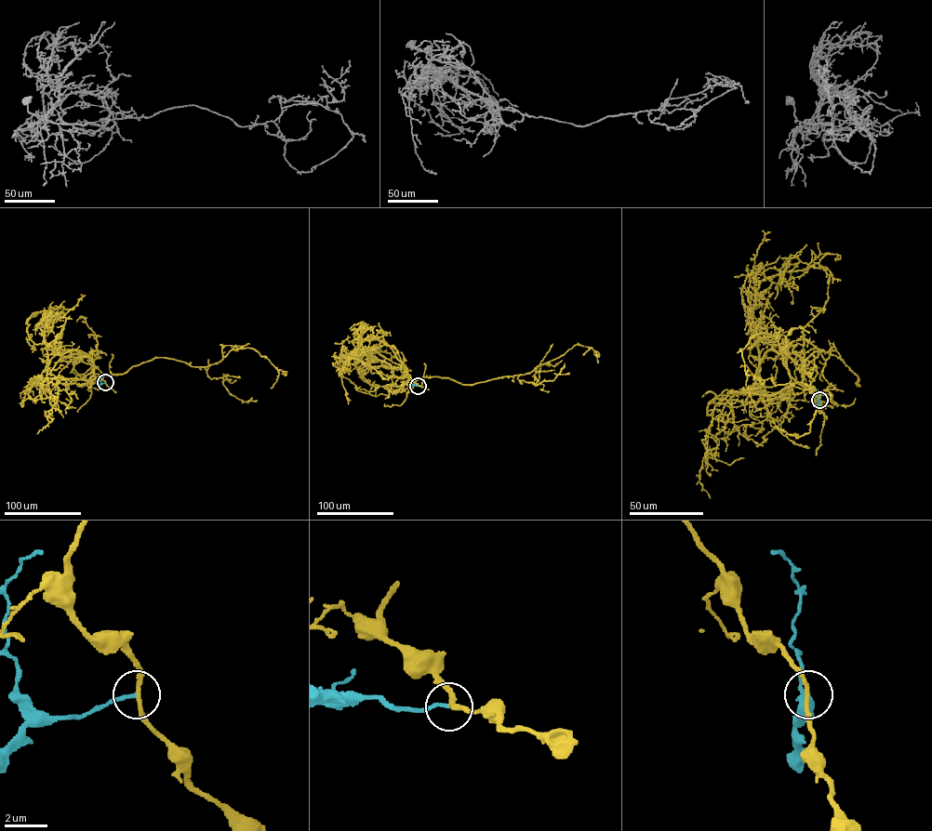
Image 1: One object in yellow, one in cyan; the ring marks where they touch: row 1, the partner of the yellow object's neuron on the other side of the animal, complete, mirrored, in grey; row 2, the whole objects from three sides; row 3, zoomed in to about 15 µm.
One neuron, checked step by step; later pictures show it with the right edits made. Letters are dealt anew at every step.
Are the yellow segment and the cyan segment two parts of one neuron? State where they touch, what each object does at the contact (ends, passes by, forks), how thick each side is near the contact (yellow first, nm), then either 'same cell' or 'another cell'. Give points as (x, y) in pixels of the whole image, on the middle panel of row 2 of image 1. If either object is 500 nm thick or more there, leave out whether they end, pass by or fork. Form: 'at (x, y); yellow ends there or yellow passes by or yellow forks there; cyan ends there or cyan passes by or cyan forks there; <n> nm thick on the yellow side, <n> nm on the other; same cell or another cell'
at (418, 386); yellow passes by; cyan ends there; 180 nm thick on the yellow side, 170 nm on the other; another cell

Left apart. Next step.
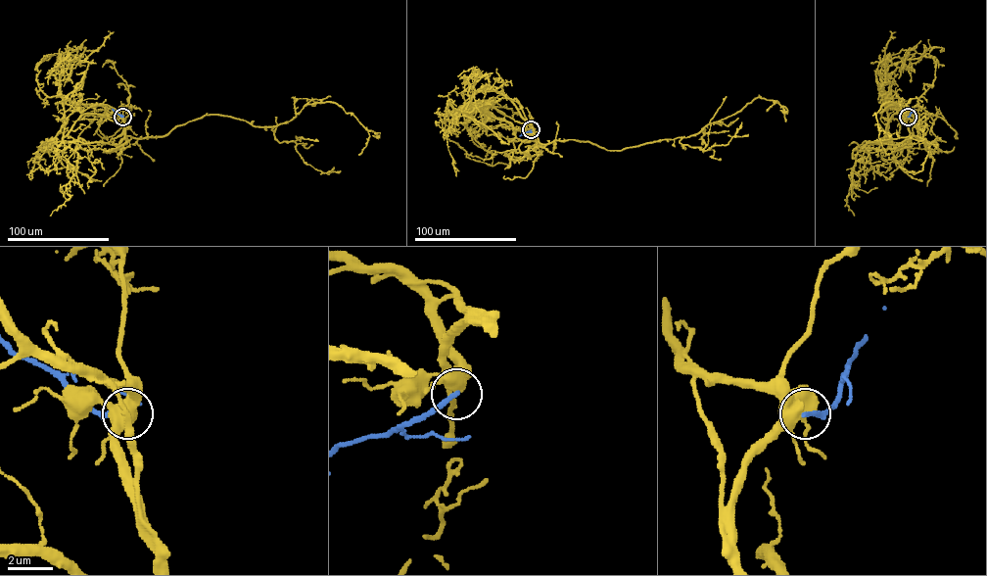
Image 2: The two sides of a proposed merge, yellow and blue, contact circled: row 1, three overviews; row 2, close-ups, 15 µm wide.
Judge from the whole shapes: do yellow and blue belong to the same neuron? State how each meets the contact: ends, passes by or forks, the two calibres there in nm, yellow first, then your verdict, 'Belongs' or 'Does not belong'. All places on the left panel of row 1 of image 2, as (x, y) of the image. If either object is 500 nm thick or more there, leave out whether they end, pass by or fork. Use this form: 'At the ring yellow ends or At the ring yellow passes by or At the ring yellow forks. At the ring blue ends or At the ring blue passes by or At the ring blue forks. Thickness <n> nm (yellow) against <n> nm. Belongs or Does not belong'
At the ring yellow forks. At the ring blue ends. Thickness 400 nm (yellow) against 200 nm. Does not belong

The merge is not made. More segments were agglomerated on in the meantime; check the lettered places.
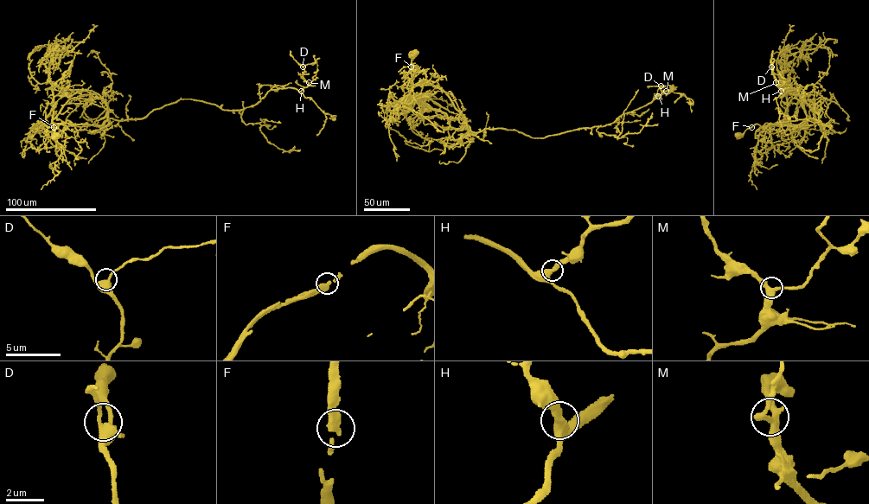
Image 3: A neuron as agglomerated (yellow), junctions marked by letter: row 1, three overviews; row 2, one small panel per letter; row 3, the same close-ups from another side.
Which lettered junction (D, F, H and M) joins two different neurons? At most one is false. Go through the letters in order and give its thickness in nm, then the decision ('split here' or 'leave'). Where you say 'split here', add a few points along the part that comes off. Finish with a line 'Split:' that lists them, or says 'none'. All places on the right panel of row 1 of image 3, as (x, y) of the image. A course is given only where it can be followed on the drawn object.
D: 400 nm | leave
F: 400 nm | leave
H: 400 nm | leave
M: 360 nm | leave
Split: none

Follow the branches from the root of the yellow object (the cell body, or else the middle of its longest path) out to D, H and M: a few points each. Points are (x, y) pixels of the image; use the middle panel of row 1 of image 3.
D: (413, 54), (405, 76), (441, 88), (475, 132), (542, 137), (603, 126), (650, 103), (661, 86)
H: (413, 54), (405, 76), (414, 86), (441, 88), (475, 132), (503, 128), (542, 137), (603, 126), (658, 96)
M: (413, 54), (405, 76), (414, 86), (441, 88), (475, 132), (503, 128), (542, 137), (603, 126), (666, 91)

